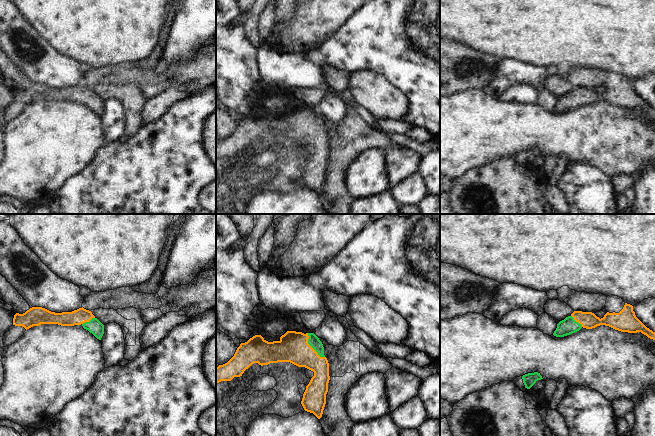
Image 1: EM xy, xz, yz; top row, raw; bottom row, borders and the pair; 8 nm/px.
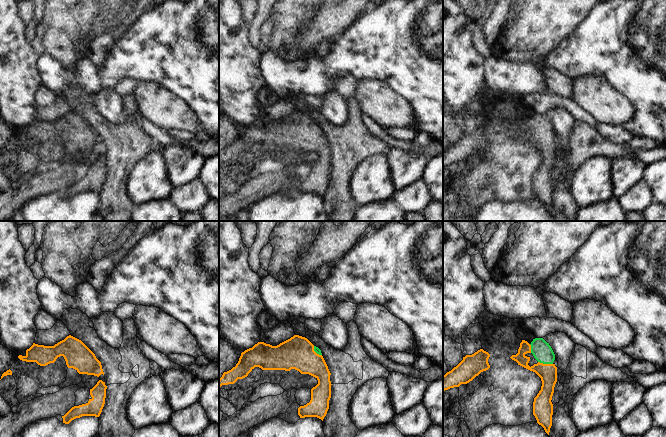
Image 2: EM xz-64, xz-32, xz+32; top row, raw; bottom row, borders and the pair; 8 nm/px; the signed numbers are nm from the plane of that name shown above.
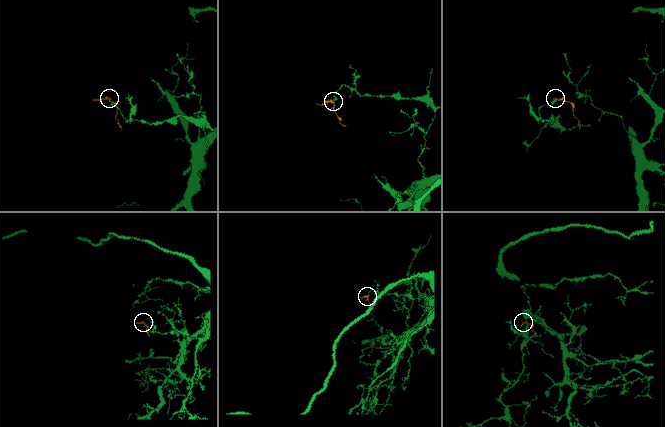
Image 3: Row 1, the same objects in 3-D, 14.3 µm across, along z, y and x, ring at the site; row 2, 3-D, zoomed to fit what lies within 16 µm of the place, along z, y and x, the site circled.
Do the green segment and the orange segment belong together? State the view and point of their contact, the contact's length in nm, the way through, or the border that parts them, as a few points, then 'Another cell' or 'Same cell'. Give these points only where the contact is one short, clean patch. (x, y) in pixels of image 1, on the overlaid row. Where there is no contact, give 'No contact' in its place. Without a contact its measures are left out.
Touches green at xz (311, 346). Shared border 240 nm. Path across: xz (313, 341), (311, 346), (293, 347). Same cell

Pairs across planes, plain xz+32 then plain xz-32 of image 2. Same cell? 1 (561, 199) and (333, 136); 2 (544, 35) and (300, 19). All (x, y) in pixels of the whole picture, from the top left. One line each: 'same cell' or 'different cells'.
1: same cell
2: different cells

